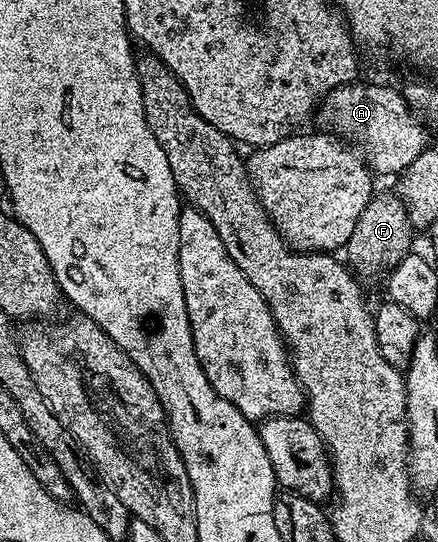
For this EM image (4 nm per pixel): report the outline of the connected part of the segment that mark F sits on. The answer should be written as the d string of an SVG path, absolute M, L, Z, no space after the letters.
M377 191L366 210L362 210L362 218L358 218L358 226L354 226L346 245L346 260L353 273L360 278L376 276L402 262L413 251L412 228L413 221L408 219L408 209L399 195Z

